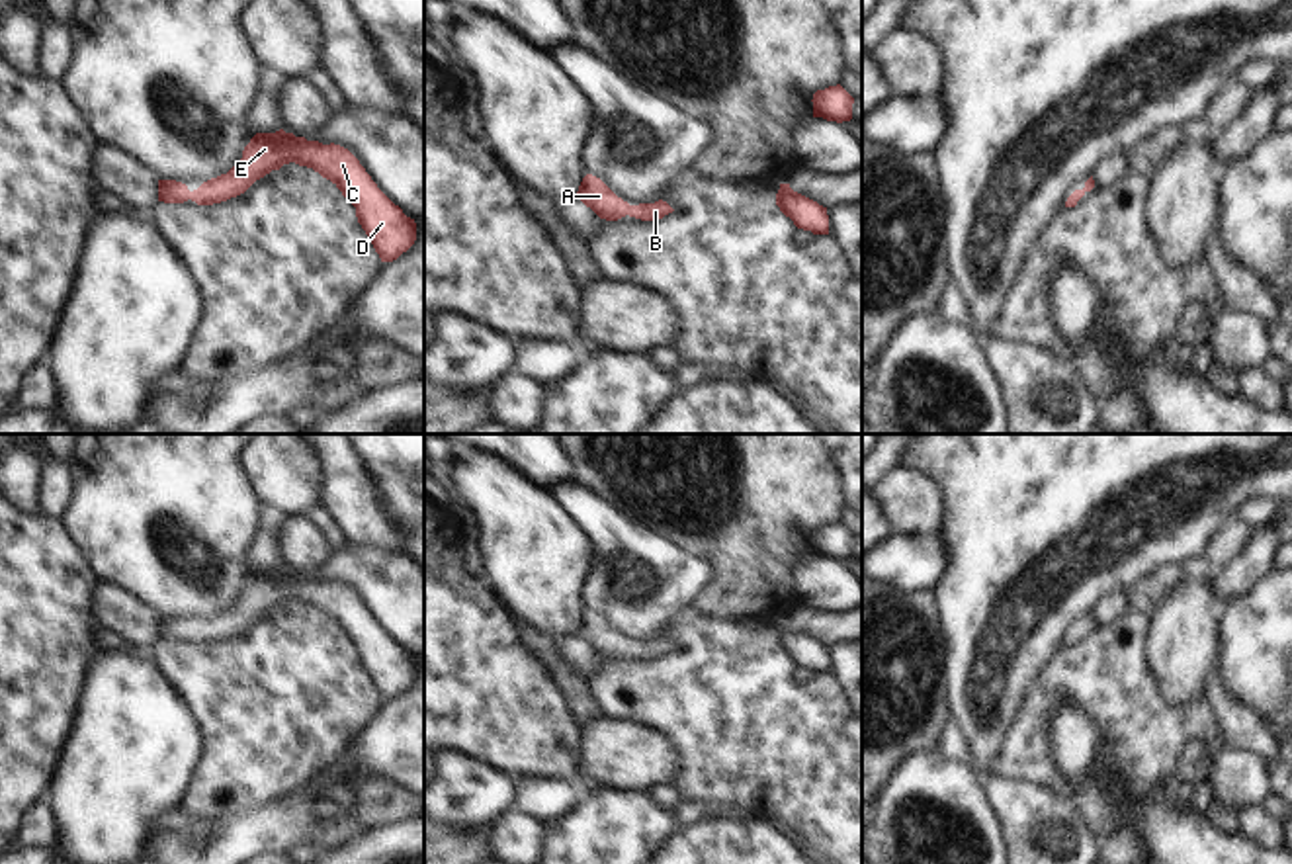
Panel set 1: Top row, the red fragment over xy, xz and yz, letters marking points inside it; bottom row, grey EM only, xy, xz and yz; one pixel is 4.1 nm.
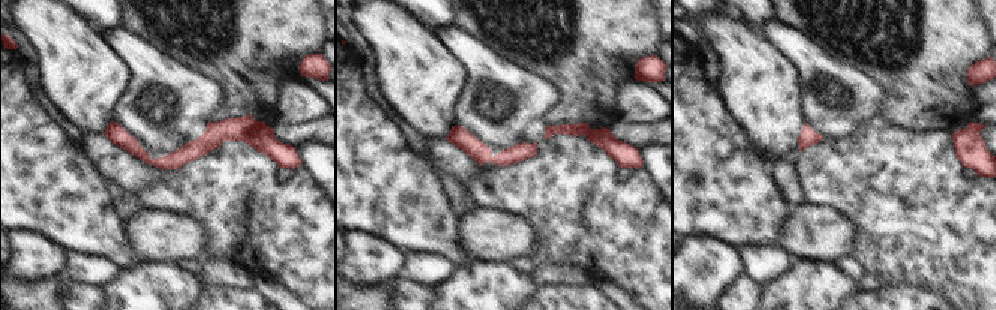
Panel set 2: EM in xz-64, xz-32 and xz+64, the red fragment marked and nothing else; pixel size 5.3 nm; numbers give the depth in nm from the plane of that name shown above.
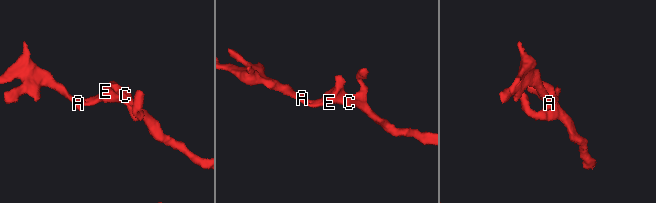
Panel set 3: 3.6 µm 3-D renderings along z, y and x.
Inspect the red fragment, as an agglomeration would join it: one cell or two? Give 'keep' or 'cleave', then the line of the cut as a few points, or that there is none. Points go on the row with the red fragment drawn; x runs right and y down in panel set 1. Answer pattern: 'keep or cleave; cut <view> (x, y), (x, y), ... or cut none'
keep; cut none

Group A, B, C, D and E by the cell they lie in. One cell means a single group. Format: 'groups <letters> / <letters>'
groups A B C D E

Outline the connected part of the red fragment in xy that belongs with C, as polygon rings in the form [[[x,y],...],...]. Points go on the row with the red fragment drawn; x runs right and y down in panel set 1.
[[[283,129],[256,133],[242,151],[242,158],[217,178],[190,192],[176,180],[158,180],[158,201],[213,205],[244,194],[256,180],[283,164],[313,168],[330,180],[356,207],[356,217],[371,240],[381,262],[393,262],[416,240],[416,223],[407,217],[371,180],[360,160],[340,145],[323,145],[295,137]]]

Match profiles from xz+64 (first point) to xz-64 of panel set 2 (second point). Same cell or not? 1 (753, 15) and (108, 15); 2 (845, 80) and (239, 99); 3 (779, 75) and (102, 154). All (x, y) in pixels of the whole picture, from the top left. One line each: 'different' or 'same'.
1: same
2: different
3: different

